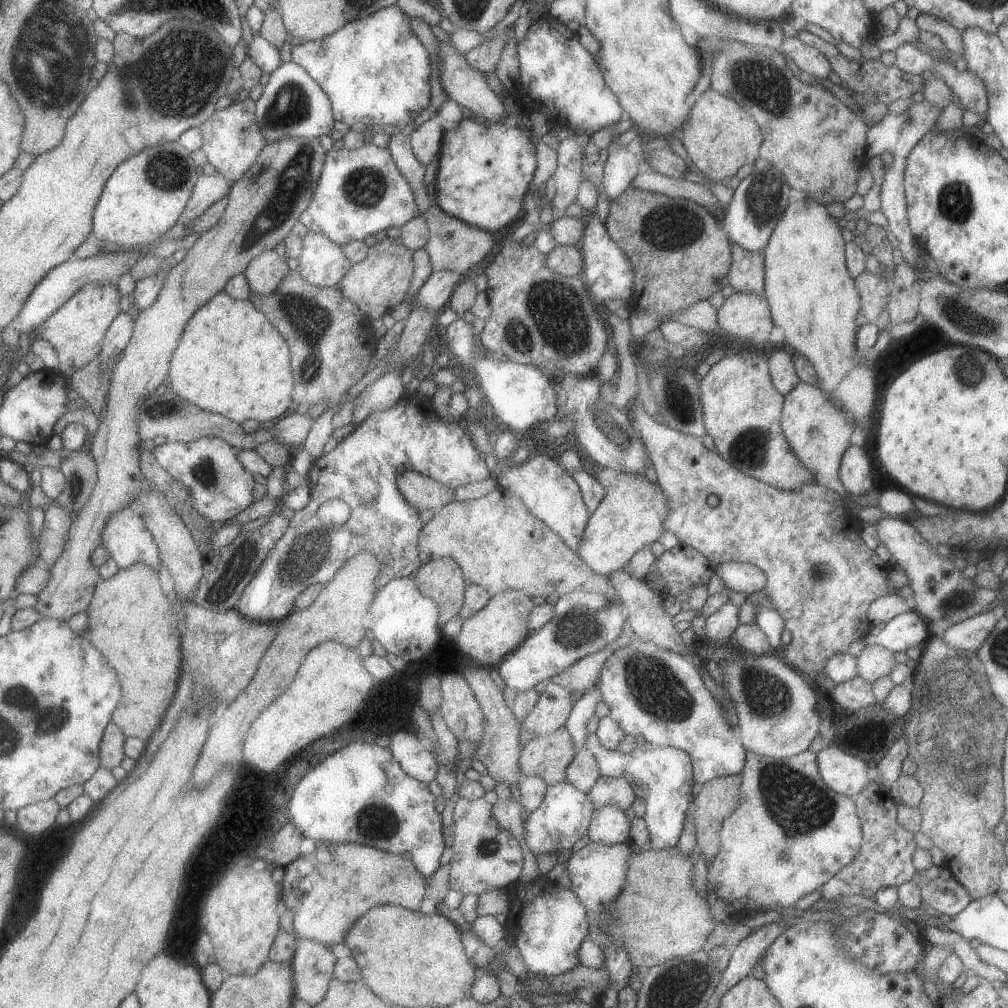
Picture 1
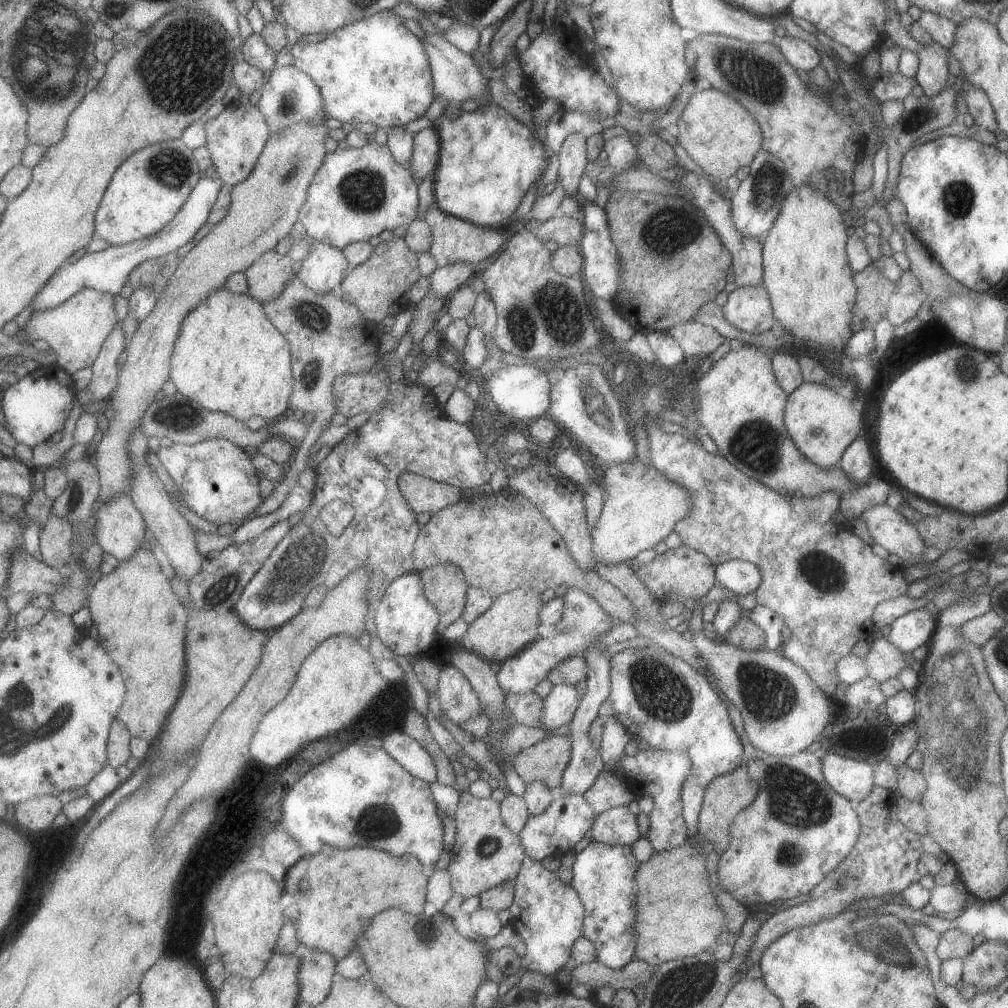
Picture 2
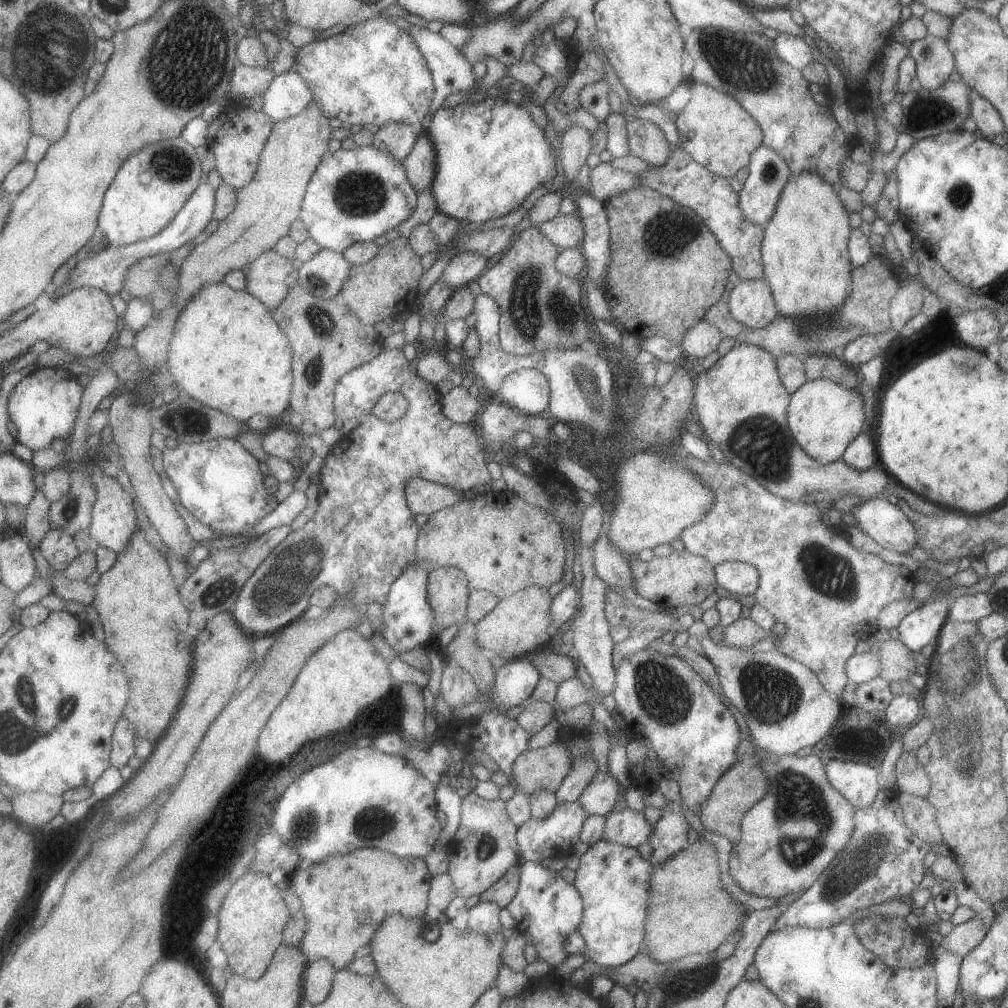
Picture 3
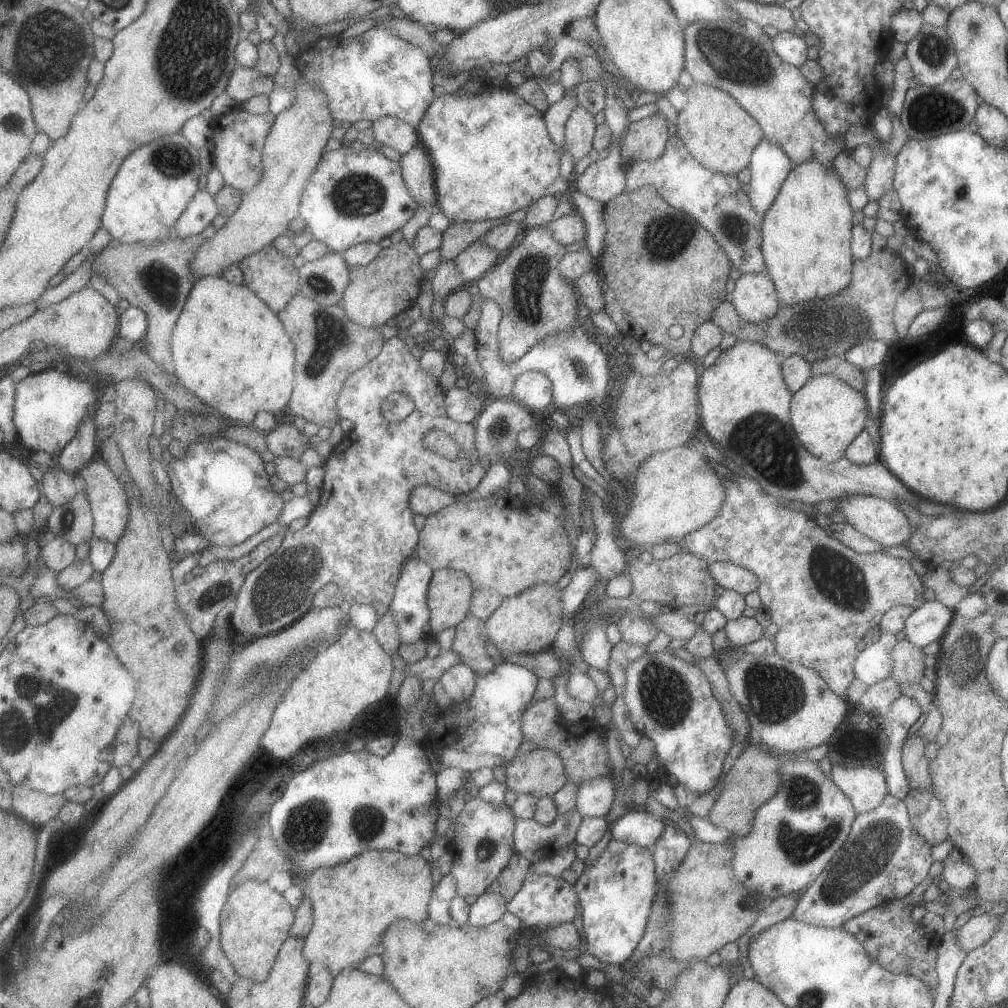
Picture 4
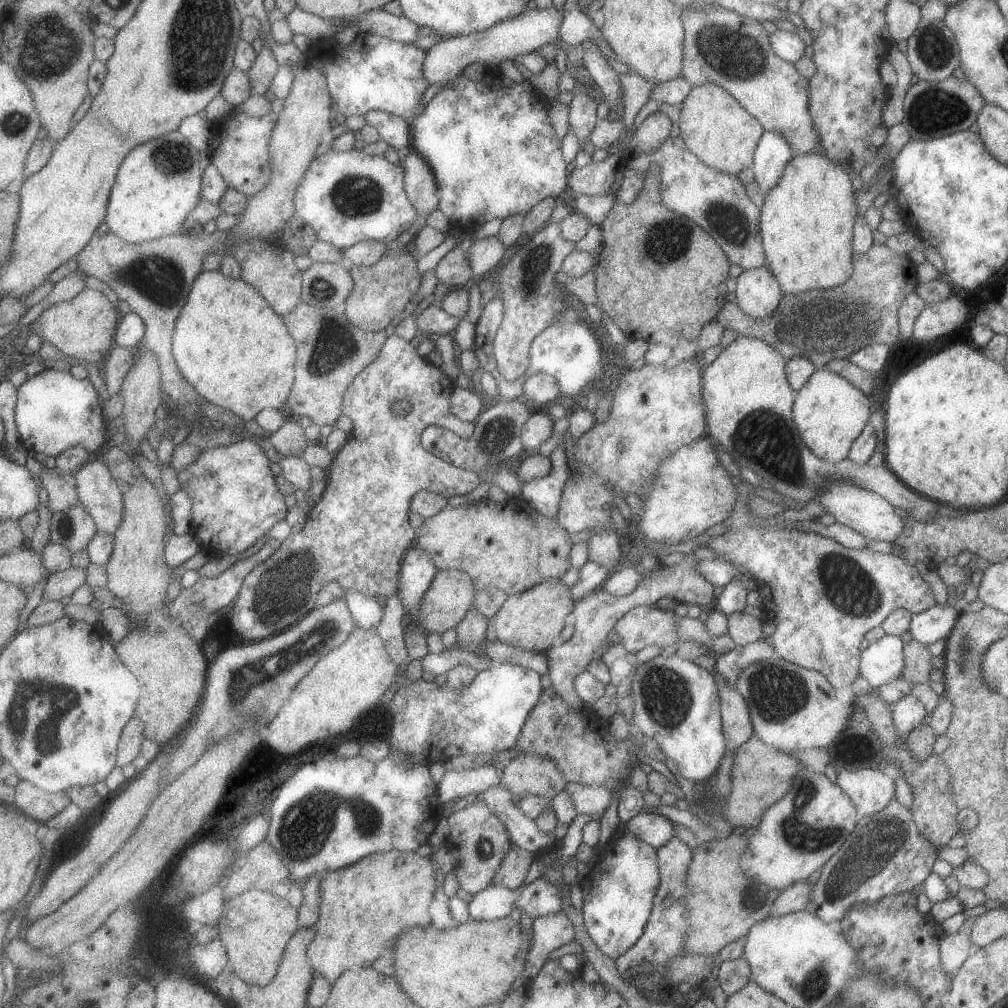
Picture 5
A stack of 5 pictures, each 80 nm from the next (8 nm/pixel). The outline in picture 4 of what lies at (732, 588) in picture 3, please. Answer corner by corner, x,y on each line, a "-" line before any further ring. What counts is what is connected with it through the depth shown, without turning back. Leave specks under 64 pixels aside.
721,561
709,563
706,567
711,578
724,589
734,590
743,596
757,590
758,580
746,568

